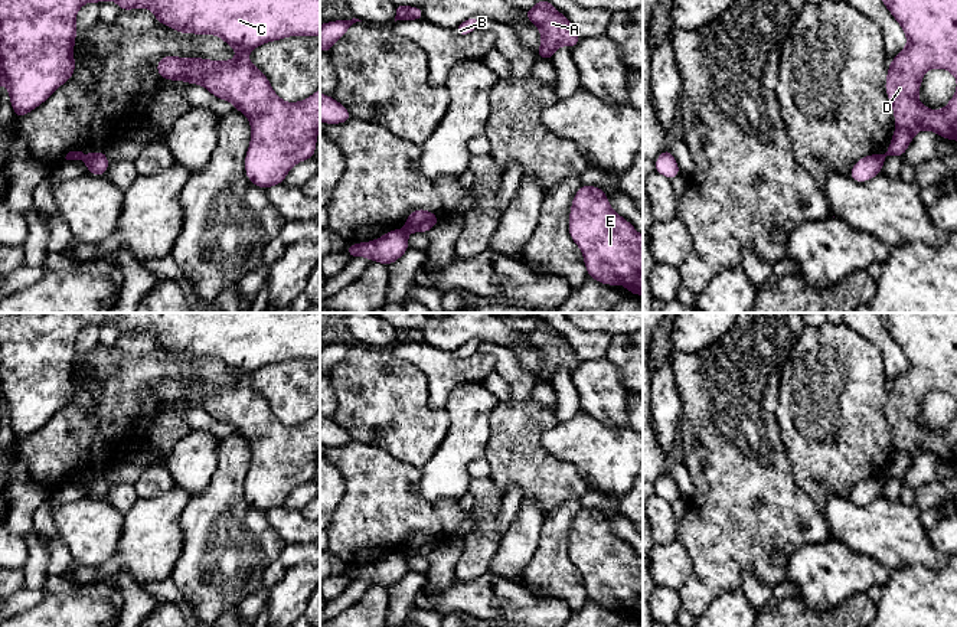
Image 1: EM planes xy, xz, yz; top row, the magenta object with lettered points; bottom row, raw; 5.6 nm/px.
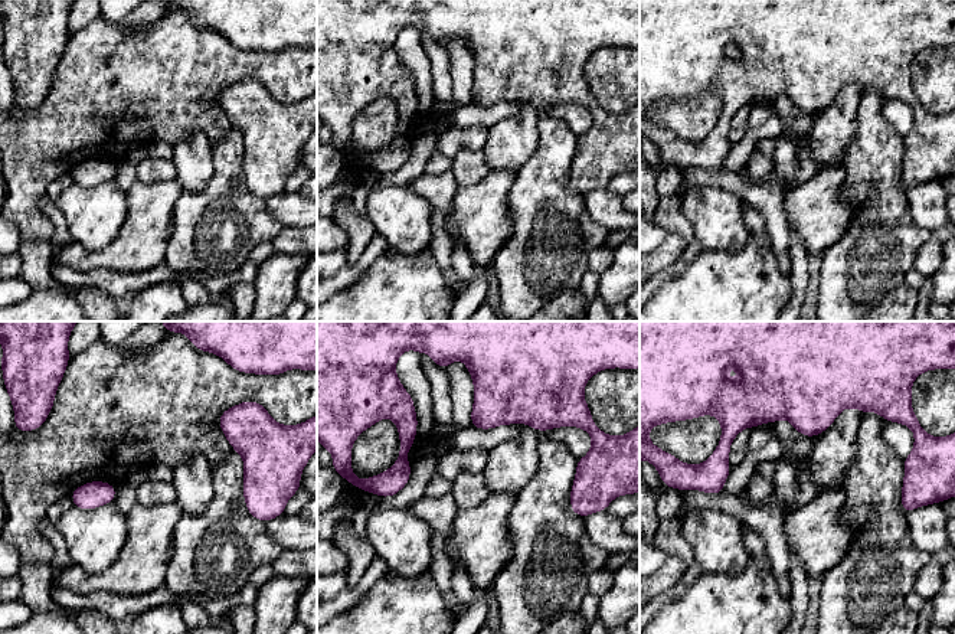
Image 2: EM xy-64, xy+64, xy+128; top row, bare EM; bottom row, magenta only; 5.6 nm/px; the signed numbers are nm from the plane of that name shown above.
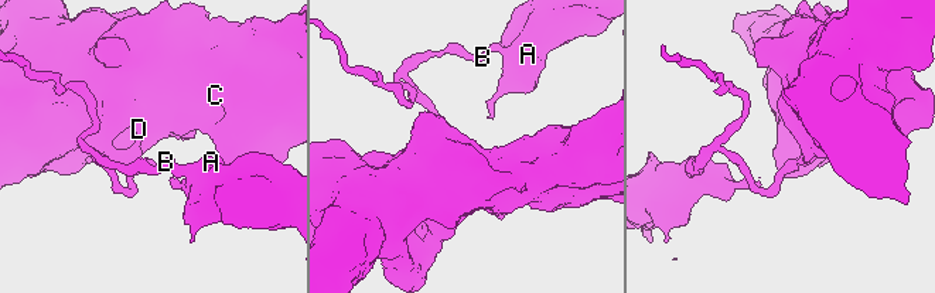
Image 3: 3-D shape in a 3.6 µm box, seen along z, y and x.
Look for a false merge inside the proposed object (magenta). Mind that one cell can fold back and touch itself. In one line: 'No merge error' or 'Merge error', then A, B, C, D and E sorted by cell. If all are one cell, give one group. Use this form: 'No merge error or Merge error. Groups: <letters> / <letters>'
Merge error. Groups: A B / C D E

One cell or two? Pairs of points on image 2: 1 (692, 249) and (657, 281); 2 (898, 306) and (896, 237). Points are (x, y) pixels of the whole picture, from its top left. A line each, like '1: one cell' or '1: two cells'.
1: one cell
2: two cells

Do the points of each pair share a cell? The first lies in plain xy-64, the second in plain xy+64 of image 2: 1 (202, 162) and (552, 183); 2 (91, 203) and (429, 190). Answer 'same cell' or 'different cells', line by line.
1: different cells
2: different cells

